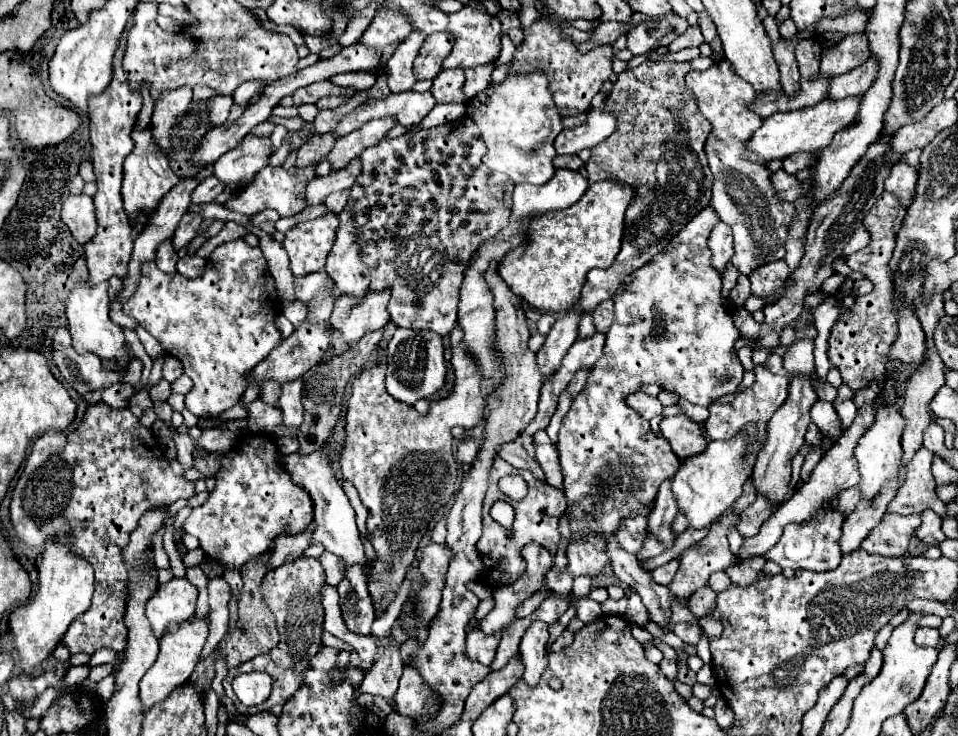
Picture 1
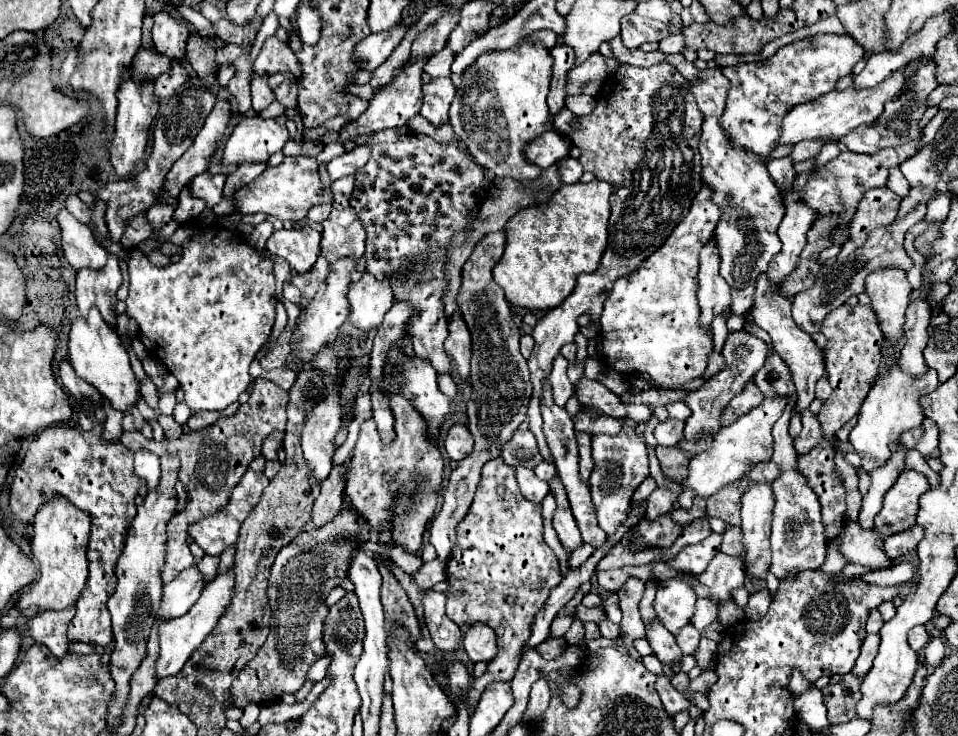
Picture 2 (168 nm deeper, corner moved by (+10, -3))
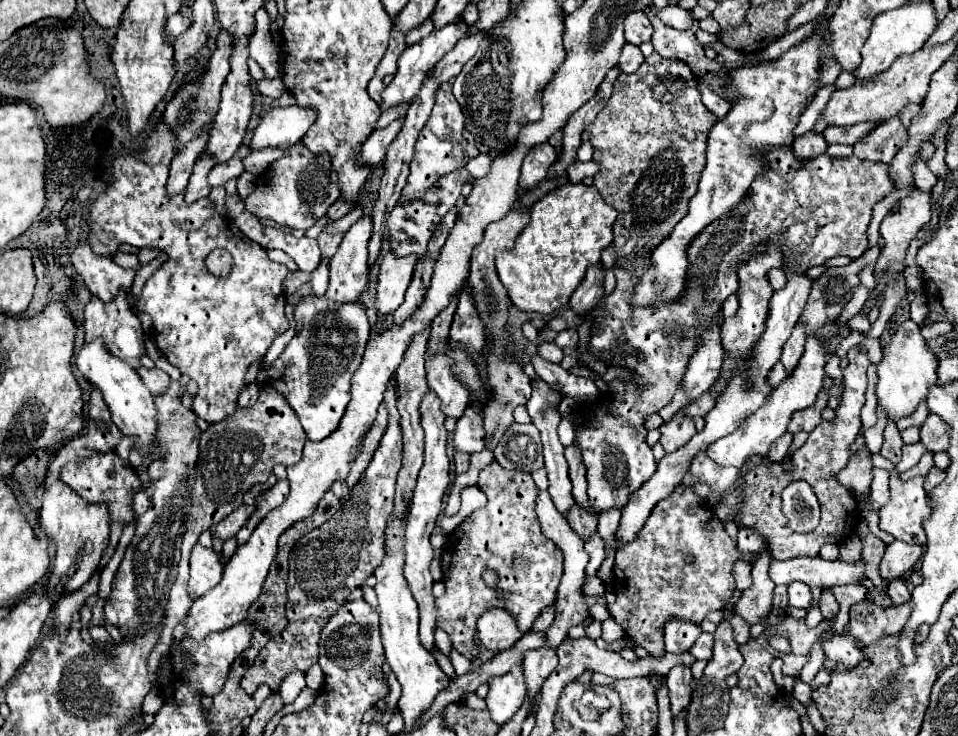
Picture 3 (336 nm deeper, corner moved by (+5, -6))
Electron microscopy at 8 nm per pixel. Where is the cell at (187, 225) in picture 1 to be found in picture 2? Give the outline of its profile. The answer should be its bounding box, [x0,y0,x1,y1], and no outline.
[173,188,205,224]

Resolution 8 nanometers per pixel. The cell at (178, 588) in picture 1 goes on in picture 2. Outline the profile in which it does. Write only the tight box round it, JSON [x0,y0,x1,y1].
[157,566,203,620]

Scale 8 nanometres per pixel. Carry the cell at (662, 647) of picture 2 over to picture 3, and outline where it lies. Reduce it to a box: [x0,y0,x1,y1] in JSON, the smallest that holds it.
[666,665,692,717]

